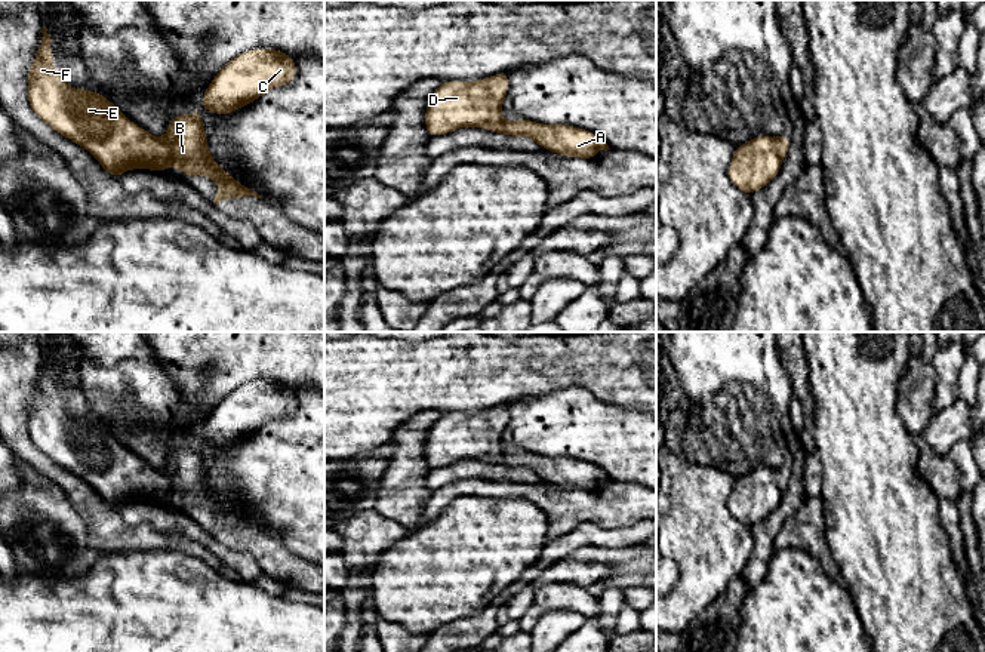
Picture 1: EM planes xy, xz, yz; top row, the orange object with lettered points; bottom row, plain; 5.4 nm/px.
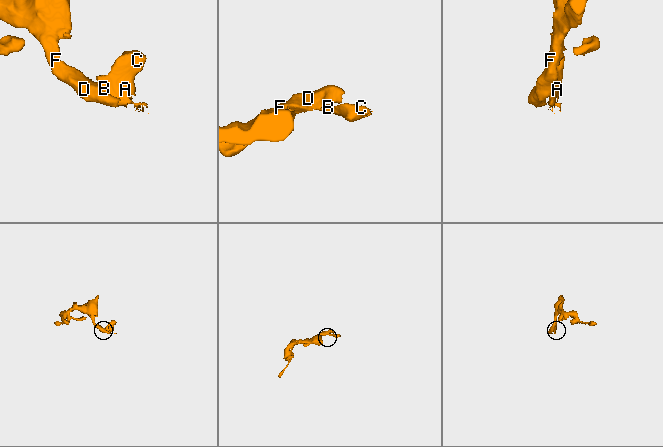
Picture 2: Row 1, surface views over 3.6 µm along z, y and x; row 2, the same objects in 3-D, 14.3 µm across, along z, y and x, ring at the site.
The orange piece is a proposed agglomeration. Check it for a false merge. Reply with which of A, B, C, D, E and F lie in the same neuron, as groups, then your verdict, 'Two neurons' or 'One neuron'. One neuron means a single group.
Groups: A B C D E F. One neuron

